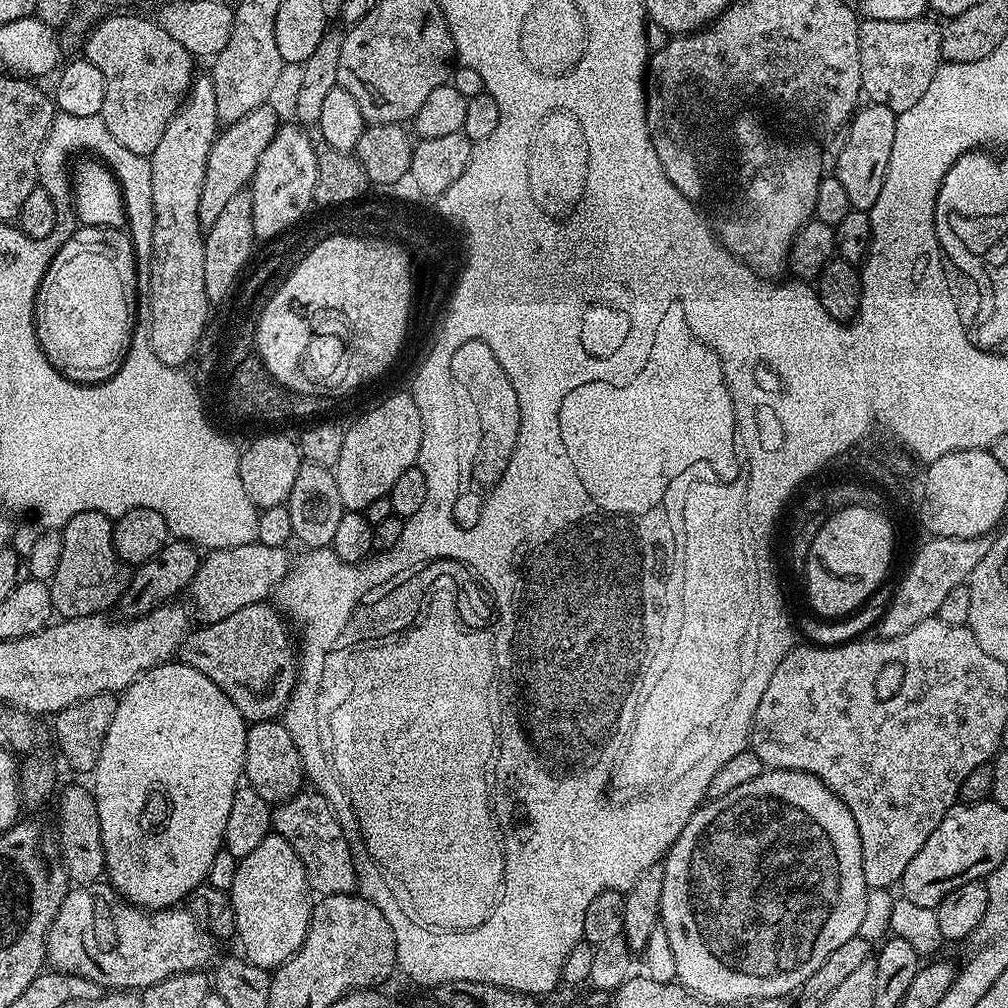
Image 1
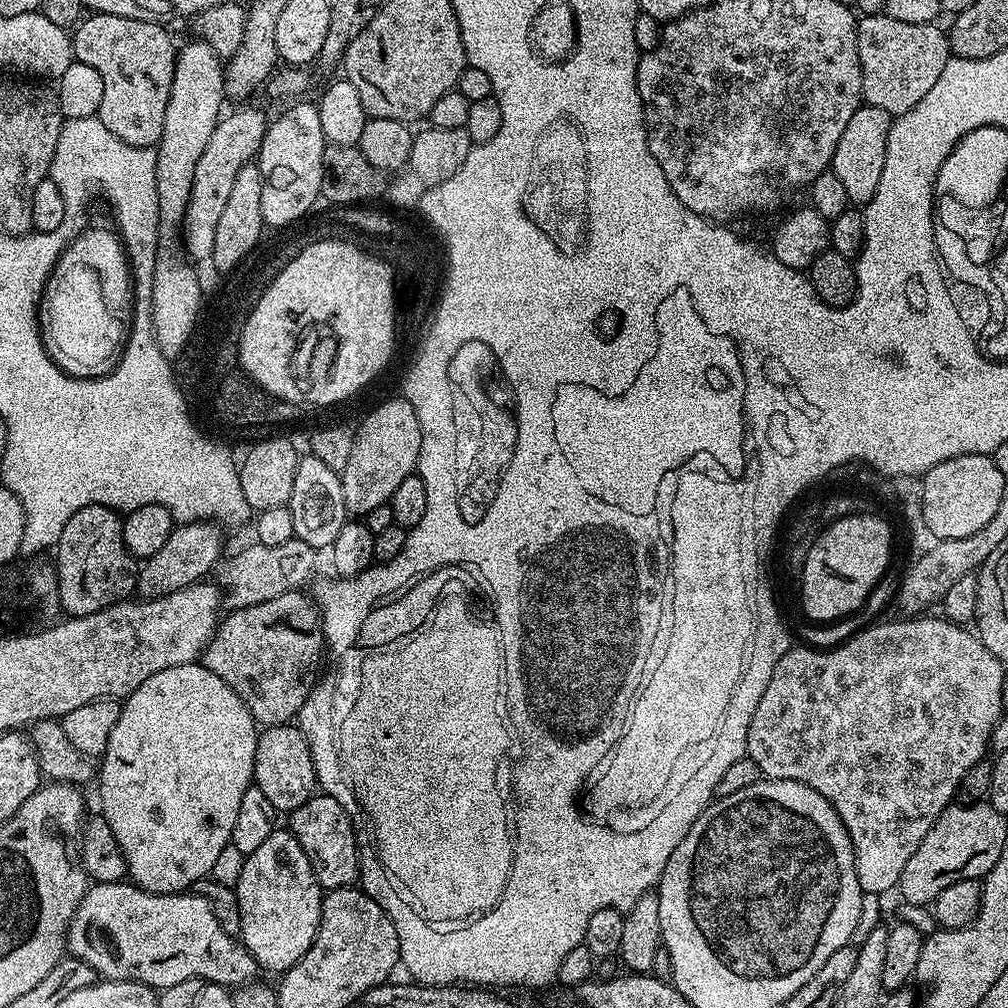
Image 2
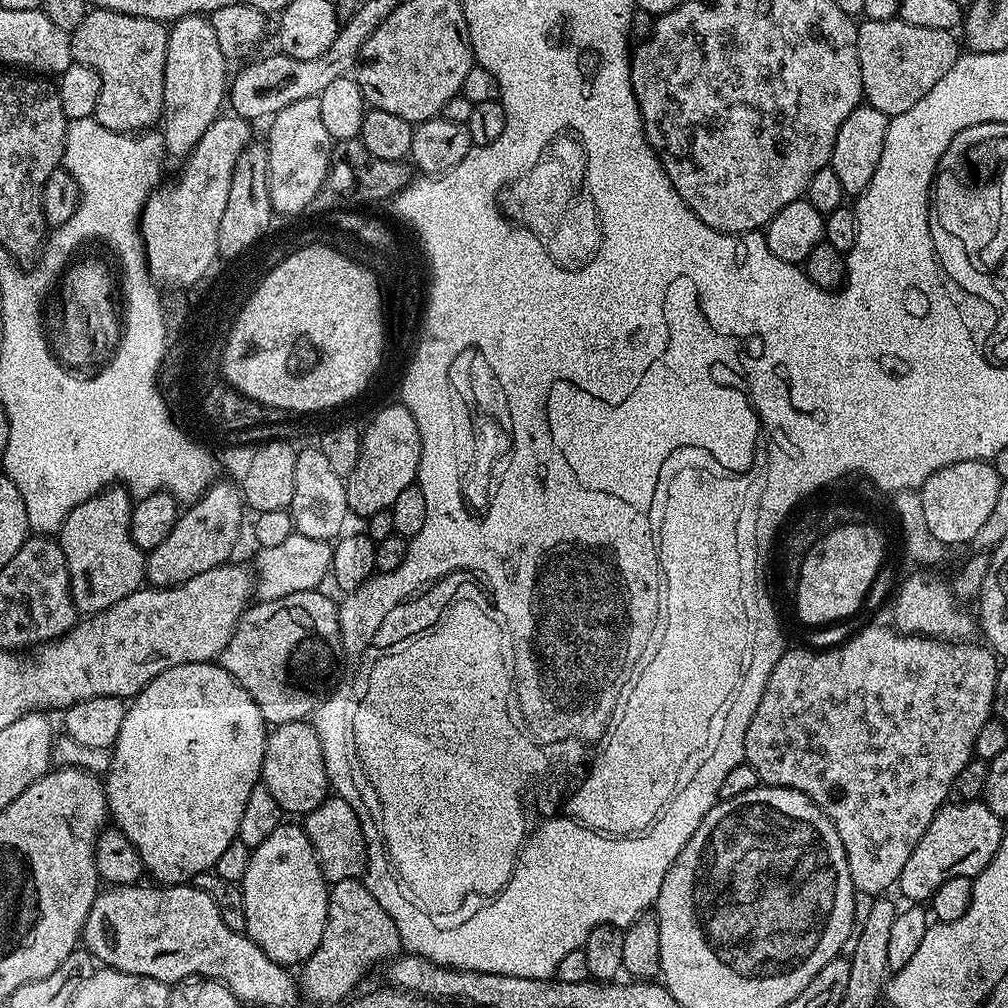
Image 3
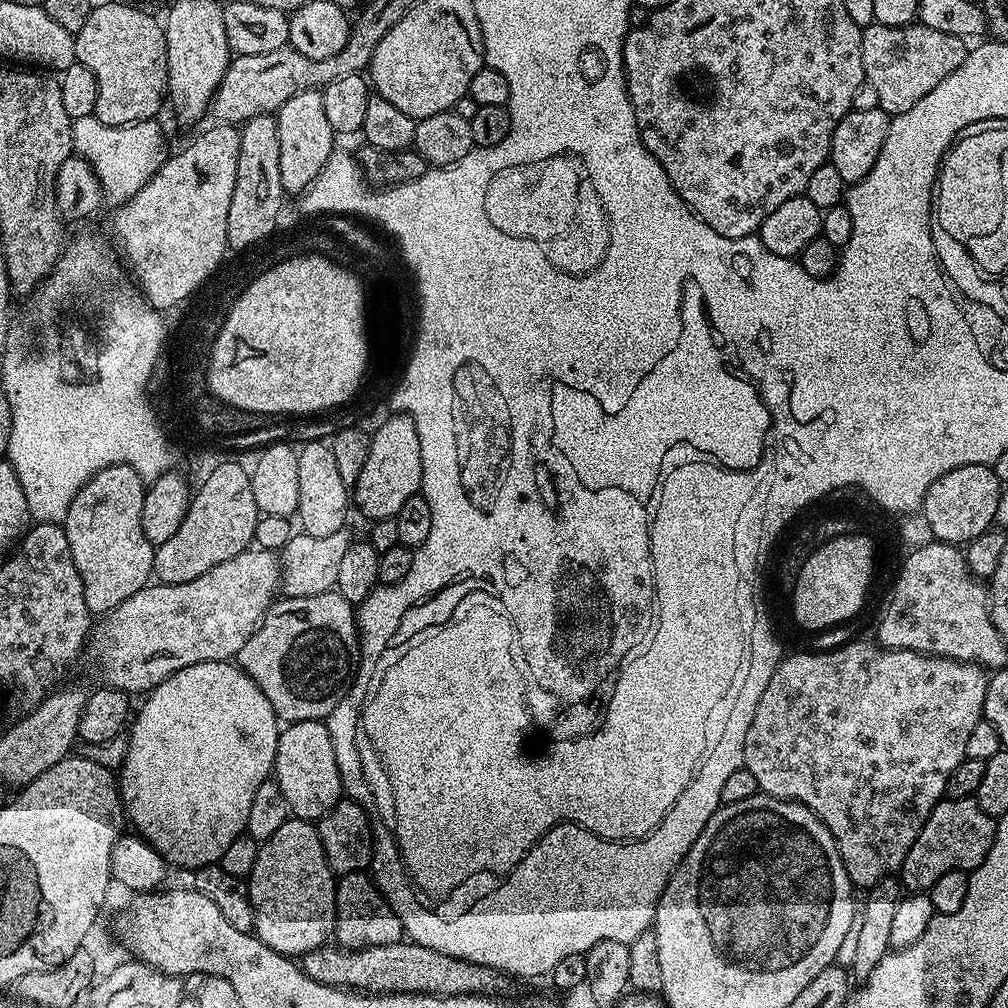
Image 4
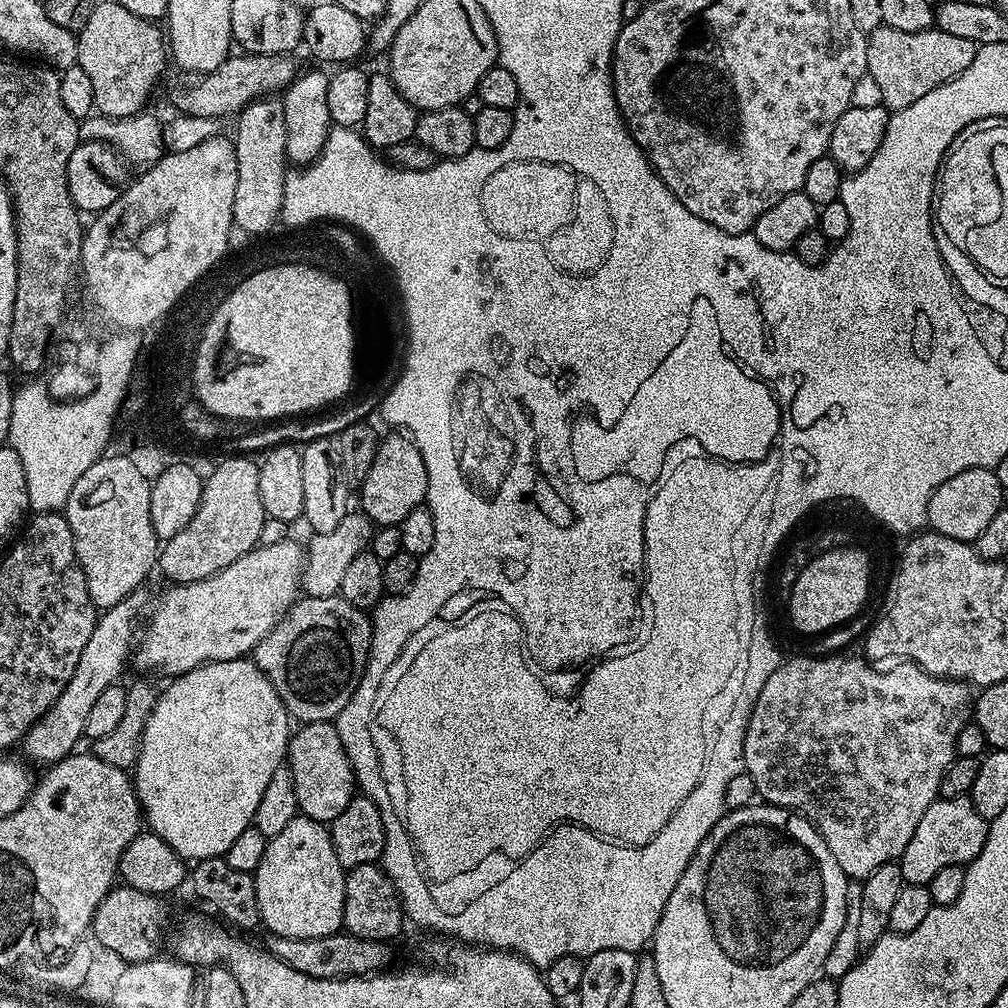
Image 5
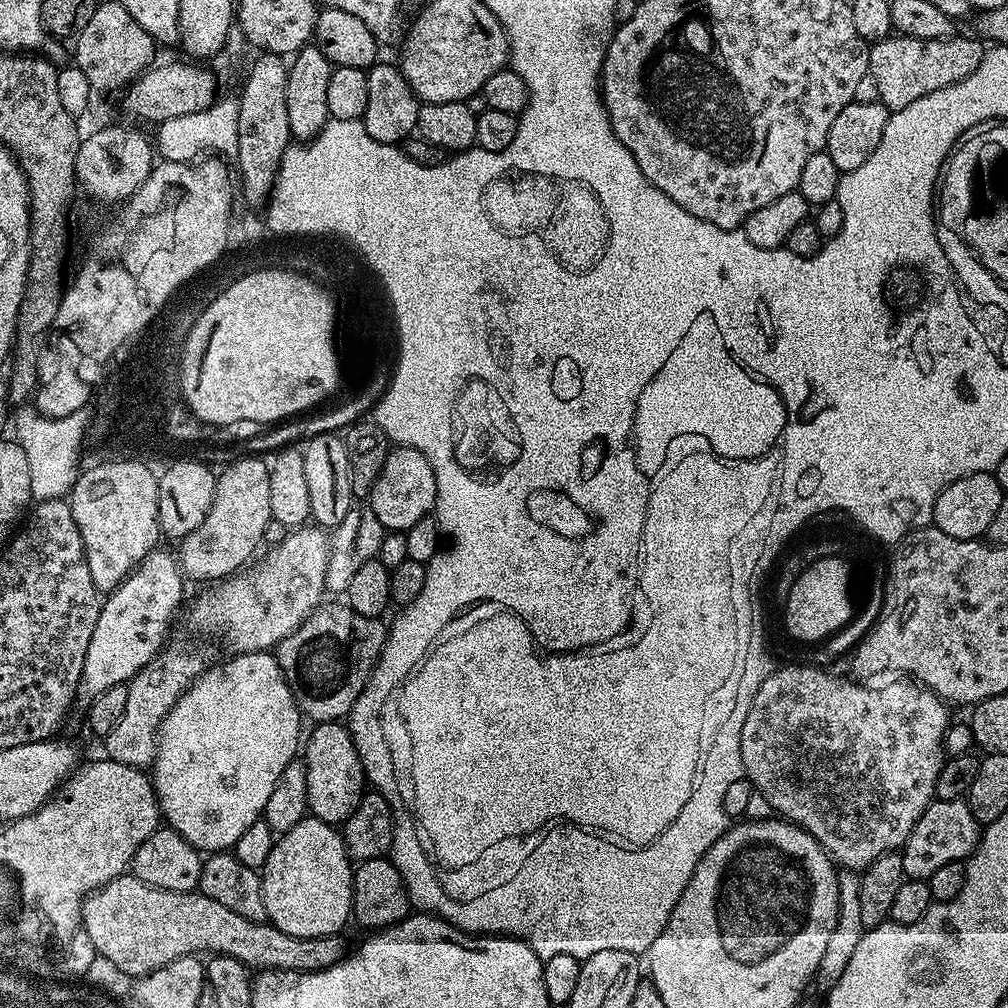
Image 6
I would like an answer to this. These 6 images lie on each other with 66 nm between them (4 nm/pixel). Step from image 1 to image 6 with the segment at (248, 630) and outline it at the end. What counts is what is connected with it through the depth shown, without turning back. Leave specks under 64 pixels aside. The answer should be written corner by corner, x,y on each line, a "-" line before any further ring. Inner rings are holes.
344,602
328,603
321,603
320,607
310,614
310,618
302,622
298,630
294,630
294,634
290,634
274,649
278,666
292,688
296,707
307,719
309,716
312,722
340,722
347,717
352,711
358,694
362,694
366,682
372,677
376,661
380,659
384,644
388,641
389,625
383,624
385,622
383,619
353,612

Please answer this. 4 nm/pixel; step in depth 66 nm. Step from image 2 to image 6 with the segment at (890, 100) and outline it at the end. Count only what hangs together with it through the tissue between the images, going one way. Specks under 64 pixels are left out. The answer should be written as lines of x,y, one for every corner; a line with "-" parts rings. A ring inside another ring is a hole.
889,34
875,41
868,49
868,76
870,84
872,80
876,87
875,95
880,103
889,110
905,108
910,106
910,102
918,102
918,98
926,98
926,94
934,94
934,90
942,90
974,74
986,48
979,39
969,36
953,34
946,38
927,40

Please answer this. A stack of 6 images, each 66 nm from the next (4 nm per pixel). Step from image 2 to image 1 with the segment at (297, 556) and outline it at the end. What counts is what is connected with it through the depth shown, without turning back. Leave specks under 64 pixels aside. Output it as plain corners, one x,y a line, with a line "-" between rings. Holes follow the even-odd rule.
259,542
237,548
217,548
203,557
190,585
192,600
204,624
230,618
234,610
267,601
275,593
289,570
289,553
283,548
262,546

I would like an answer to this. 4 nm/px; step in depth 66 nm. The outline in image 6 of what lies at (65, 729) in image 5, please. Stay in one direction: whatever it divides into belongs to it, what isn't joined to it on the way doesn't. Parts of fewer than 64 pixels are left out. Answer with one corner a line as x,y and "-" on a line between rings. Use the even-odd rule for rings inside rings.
153,550
100,605
98,626
90,634
90,646
82,670
79,695
95,698
116,685
127,685
142,666
149,664
165,647
168,627
176,607
184,600
185,577
179,559
168,552

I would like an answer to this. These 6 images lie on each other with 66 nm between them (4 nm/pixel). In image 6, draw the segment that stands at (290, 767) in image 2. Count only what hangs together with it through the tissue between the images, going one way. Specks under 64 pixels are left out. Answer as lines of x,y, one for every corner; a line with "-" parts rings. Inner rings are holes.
320,722
313,728
316,729
309,736
307,733
306,743
302,748
308,811
322,822
340,826
350,818
350,814
354,814
358,802
364,796
364,767
352,741
352,733
343,723

